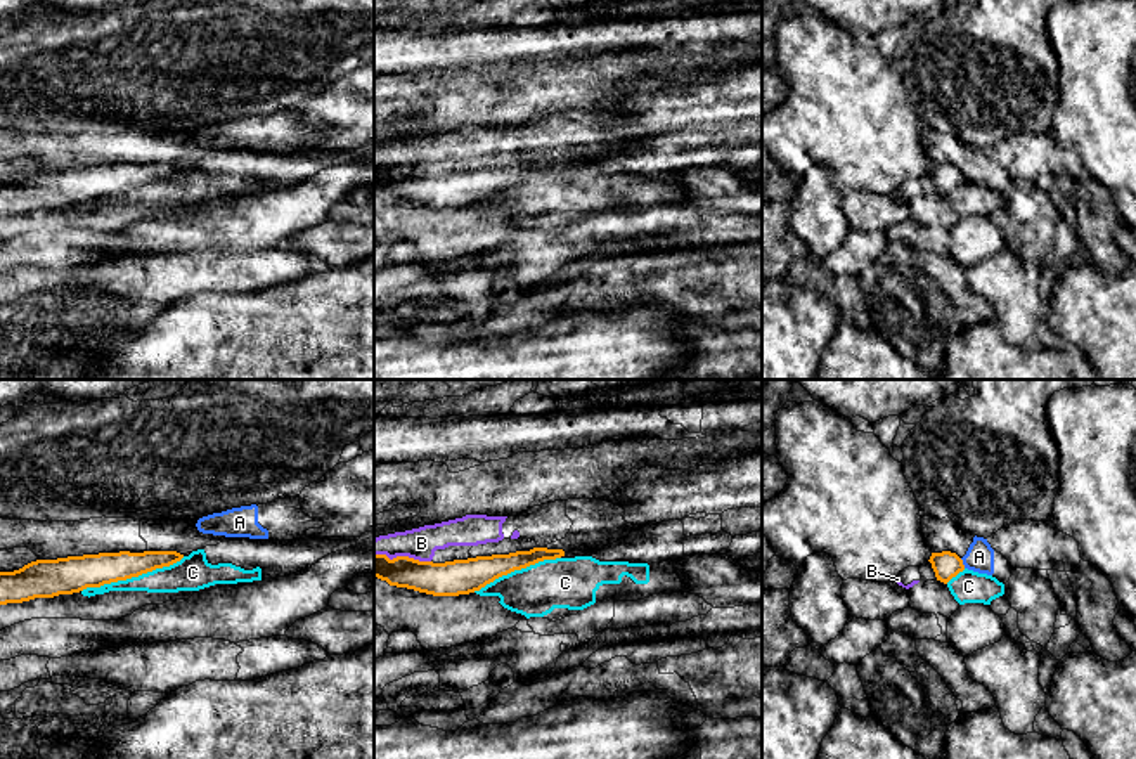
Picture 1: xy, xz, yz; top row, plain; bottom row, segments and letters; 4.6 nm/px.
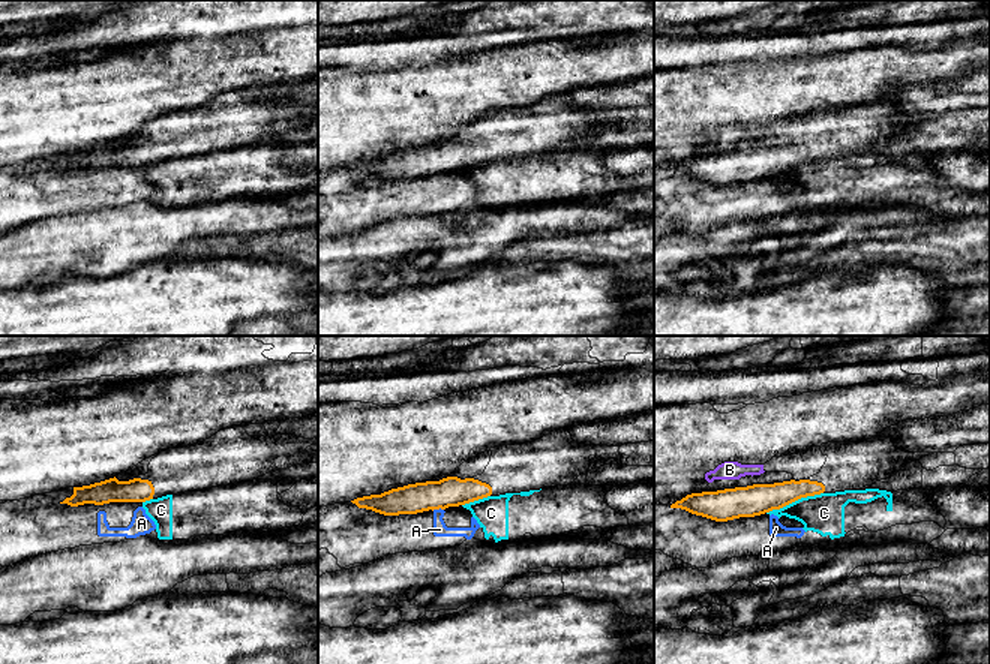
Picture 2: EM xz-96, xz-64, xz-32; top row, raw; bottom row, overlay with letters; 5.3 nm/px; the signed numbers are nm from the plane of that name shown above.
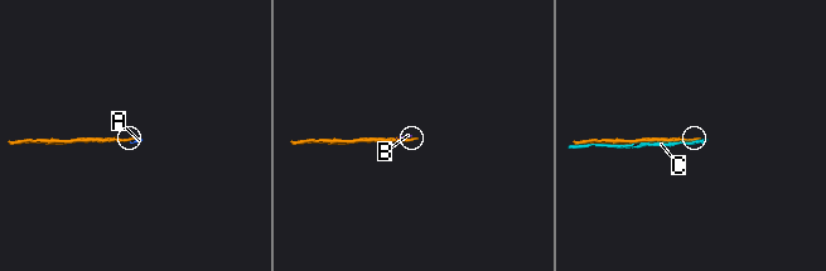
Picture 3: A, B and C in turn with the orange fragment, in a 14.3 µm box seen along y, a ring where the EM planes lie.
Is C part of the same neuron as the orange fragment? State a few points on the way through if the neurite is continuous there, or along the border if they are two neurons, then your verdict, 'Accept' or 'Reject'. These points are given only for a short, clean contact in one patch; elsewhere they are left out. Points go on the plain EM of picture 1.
Reject

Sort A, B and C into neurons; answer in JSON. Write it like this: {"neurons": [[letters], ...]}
{"neurons": [["A"], ["B"], ["C"]]}

